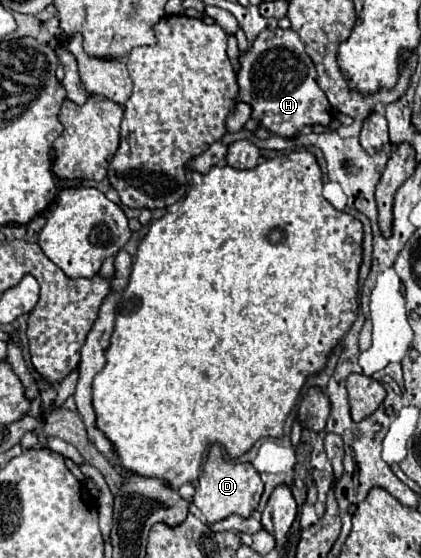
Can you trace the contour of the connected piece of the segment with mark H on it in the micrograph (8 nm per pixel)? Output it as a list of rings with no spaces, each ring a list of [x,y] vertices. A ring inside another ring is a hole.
[[[282,28],[262,30],[252,42],[252,46],[246,52],[240,52],[238,62],[240,62],[240,70],[236,74],[236,82],[238,82],[236,102],[246,102],[252,108],[252,118],[258,120],[262,128],[270,130],[272,134],[284,136],[284,138],[294,138],[304,126],[314,126],[314,124],[328,126],[330,124],[332,120],[330,102],[326,94],[320,90],[316,82],[318,80],[316,68],[310,56],[306,54],[300,36],[294,30],[282,30]]]

